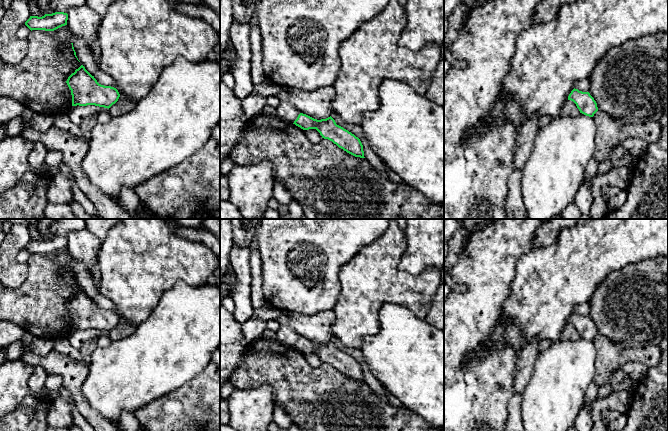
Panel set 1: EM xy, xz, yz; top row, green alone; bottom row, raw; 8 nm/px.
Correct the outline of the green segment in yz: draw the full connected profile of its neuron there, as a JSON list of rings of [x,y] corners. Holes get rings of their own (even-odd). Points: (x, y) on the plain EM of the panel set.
[[[573,313],[568,320],[568,324],[573,325],[580,337],[593,341],[598,335],[597,327],[589,316],[582,316],[578,313]]]

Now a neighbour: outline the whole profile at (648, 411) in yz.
[[[668,349],[662,351],[660,363],[648,367],[645,378],[635,385],[627,410],[627,422],[621,431],[668,431]]]

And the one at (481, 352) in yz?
[[[482,345],[475,351],[471,351],[467,354],[464,366],[470,363],[474,358],[484,358],[486,356],[487,356],[487,347],[486,345]]]

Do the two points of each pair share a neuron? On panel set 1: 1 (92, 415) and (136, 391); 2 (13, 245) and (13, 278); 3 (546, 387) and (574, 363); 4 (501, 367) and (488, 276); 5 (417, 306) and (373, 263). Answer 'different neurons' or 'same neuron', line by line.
1: different neurons
2: same neuron
3: same neuron
4: same neuron
5: same neuron

